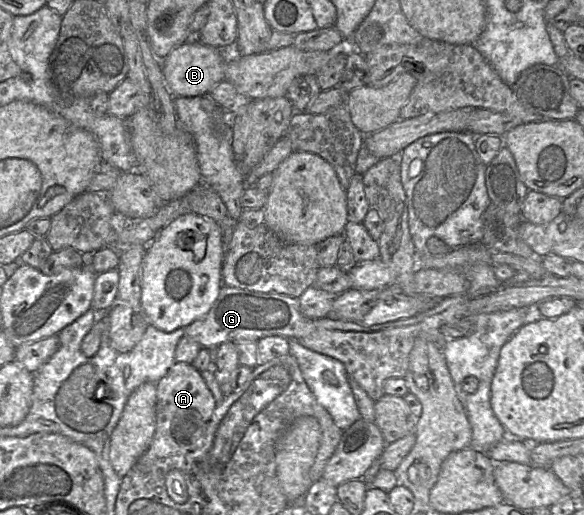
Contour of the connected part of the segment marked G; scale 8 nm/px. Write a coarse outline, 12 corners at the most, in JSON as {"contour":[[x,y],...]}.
{"contour":[[223,286],[184,328],[202,348],[316,328],[299,299]]}

